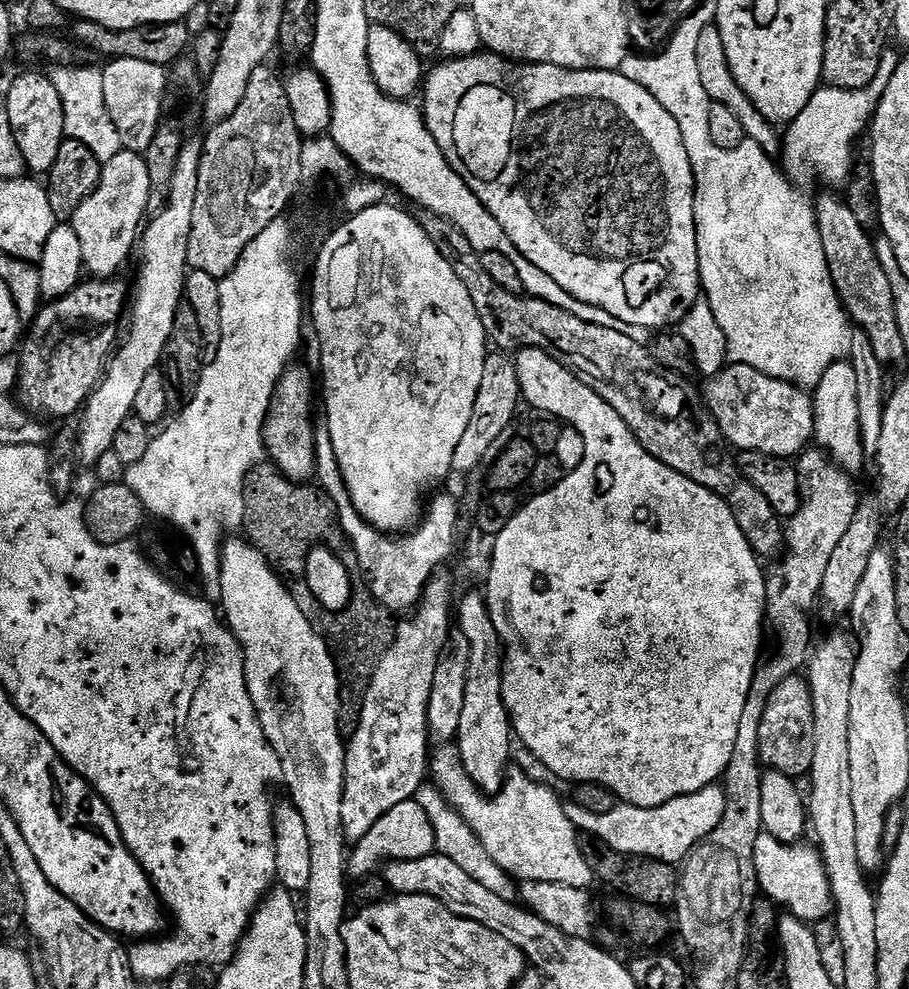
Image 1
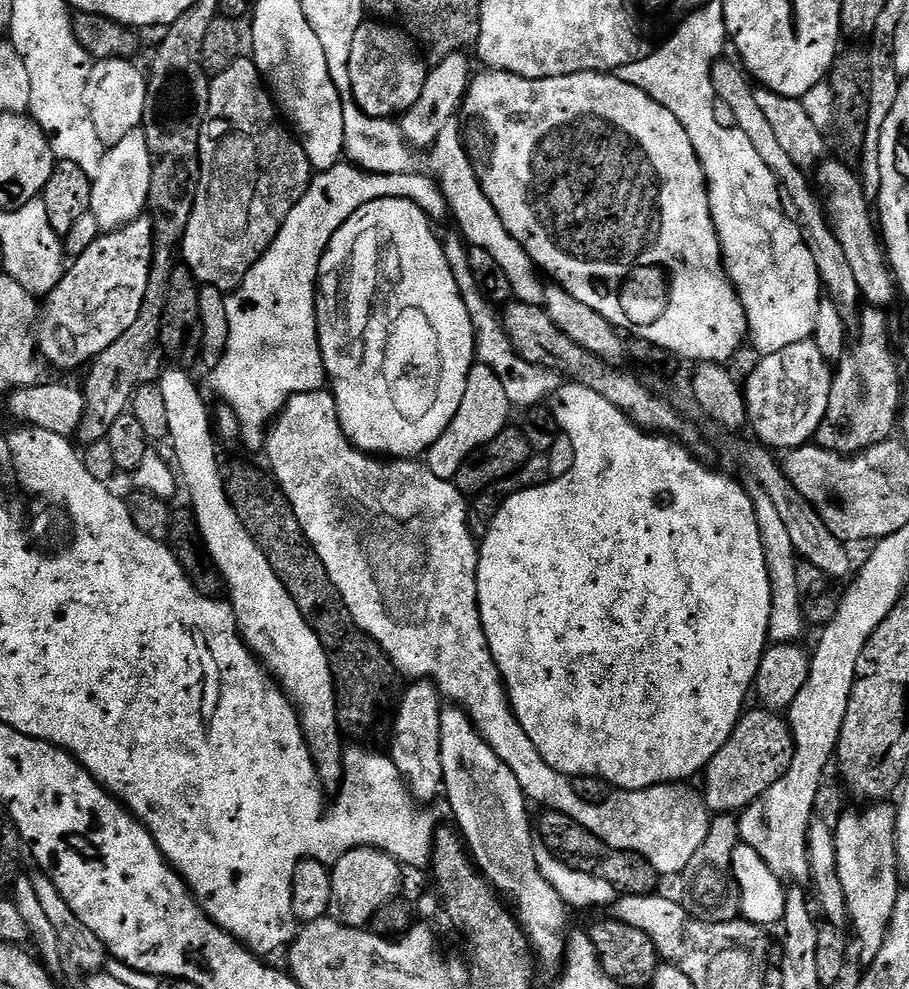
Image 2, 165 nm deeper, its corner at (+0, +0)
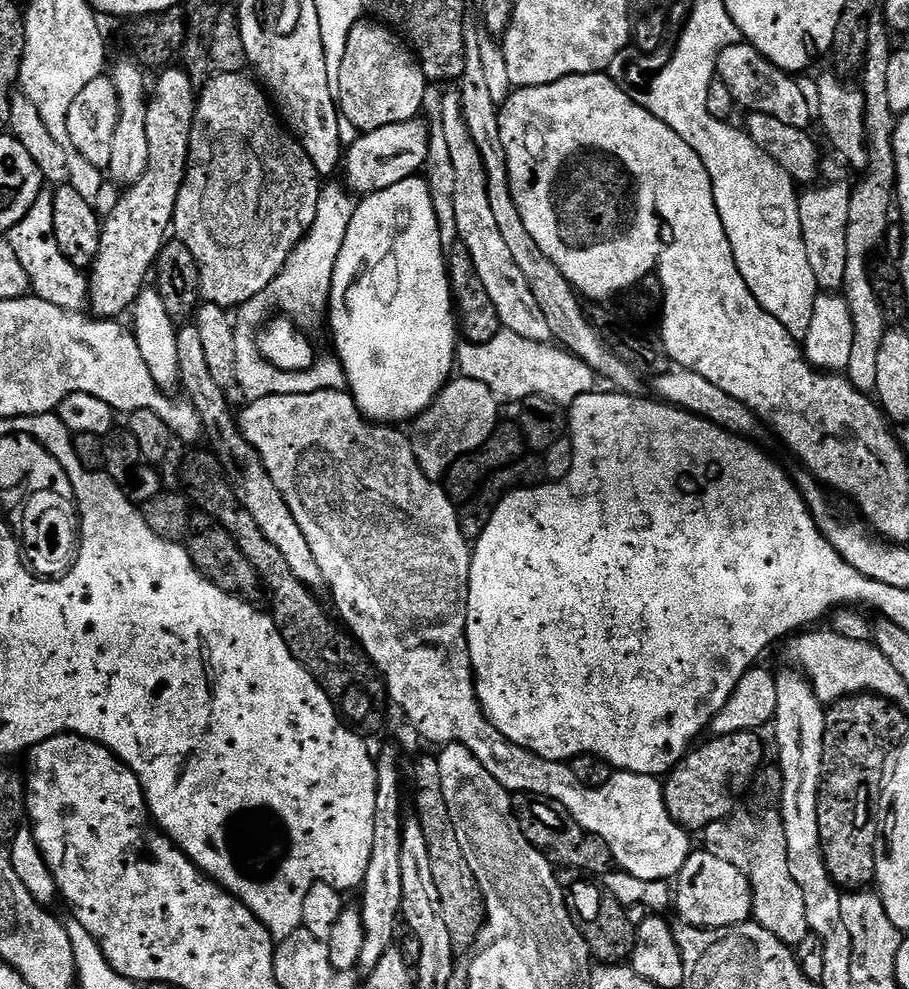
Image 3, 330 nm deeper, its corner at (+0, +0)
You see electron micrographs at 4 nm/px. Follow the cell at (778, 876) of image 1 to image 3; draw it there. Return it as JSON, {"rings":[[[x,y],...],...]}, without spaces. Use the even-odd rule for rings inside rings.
{"rings":[[[693,850],[674,880],[675,910],[683,923],[695,928],[729,928],[742,924],[752,916],[752,885],[744,877],[744,873],[738,870],[738,866],[710,854],[707,850]]]}

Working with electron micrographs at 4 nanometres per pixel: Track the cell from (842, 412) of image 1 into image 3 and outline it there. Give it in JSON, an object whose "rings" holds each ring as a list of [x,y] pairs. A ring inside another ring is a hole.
{"rings":[[[844,180],[819,184],[805,187],[799,193],[798,218],[802,222],[802,242],[806,242],[806,258],[810,261],[810,270],[814,270],[817,285],[824,290],[840,290],[846,278],[846,230],[853,185]]]}

